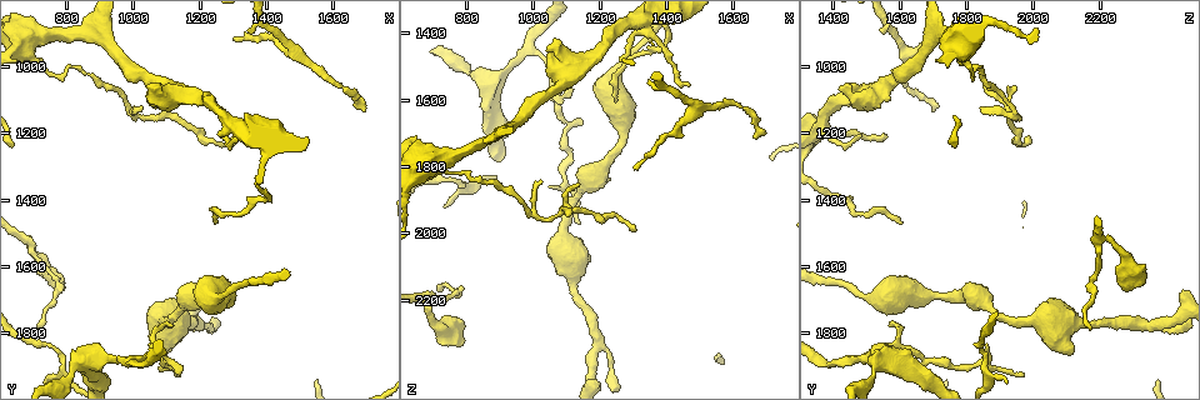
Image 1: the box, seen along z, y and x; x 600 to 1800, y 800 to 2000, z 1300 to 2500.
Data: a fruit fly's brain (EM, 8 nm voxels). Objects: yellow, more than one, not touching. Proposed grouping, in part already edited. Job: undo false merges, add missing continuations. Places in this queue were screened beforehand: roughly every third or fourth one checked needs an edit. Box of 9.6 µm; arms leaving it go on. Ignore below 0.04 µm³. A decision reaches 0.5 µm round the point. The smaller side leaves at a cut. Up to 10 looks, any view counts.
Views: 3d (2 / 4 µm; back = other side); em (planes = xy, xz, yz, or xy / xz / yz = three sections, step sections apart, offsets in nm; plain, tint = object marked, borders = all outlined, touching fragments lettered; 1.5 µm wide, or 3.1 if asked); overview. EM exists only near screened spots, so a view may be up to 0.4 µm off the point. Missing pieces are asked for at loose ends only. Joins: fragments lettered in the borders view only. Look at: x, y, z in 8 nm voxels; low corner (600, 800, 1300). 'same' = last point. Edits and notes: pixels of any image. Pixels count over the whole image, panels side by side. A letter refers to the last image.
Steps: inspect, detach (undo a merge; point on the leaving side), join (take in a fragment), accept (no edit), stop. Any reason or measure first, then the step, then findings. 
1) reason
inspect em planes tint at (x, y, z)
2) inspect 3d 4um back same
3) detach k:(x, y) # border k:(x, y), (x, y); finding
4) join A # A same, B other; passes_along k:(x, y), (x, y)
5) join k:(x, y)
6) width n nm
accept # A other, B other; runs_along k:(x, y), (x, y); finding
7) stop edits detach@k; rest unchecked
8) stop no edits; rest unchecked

thin end
inspect 3d 4um back at (1050, 1840, 1860)

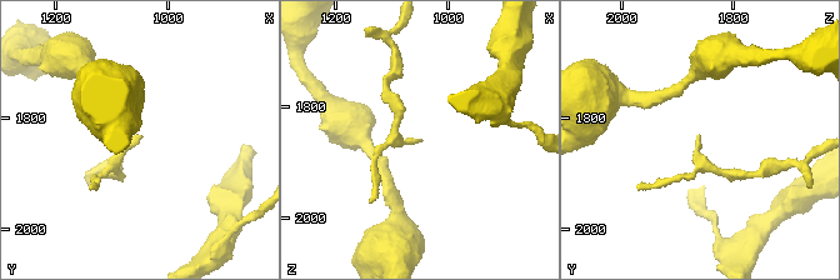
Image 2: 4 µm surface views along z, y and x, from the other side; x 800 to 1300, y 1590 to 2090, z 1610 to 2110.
need the tissue
inspect em planes tint at (1050, 1835, 1860)

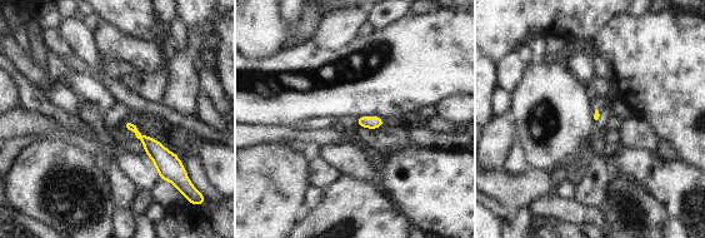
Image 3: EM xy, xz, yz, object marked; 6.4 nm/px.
what lies round it
inspect em planes borders same

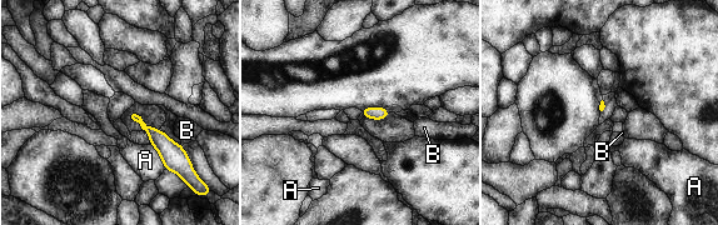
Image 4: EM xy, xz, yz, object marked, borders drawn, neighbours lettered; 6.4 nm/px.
accept # A other, B other; border 4:(150, 143), (165, 169); no lettered fragment goes on from it

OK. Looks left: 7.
tapers out
inspect em xy step 8 borders at (720, 1790, 2170)

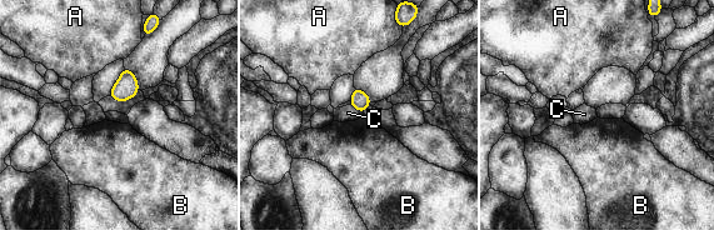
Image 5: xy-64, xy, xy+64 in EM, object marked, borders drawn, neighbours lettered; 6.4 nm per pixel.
inspect em xz step 8 borders same

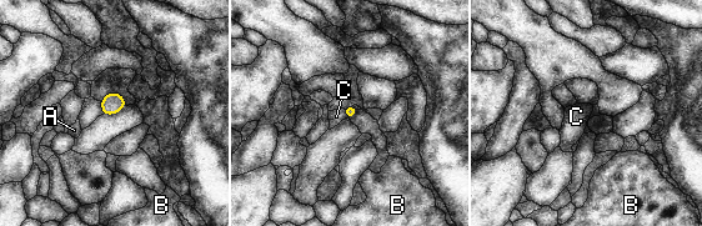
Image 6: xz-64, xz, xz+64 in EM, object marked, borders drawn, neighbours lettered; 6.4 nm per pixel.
longest_contact C 70 nm
accept # A other, B other, C other; border 6:(342, 109), (346, 117); none of them fits

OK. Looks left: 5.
branch stops here
inspect 3d 2um at (1300, 920, 1810)

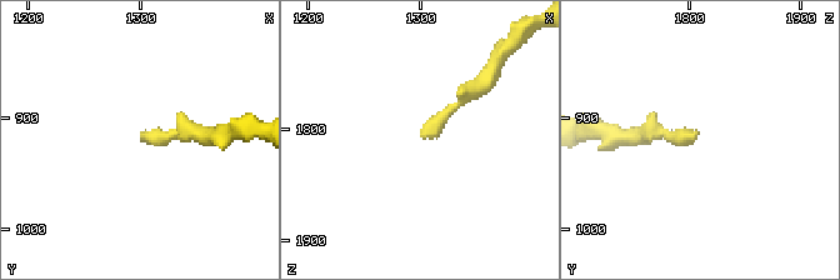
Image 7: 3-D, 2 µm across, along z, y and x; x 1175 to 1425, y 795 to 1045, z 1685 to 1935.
inspect em planes borders at (1300, 916, 1808)

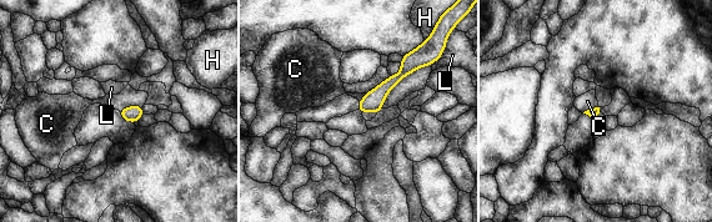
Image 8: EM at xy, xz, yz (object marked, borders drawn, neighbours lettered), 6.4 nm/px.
accept # C other, H other, L other; border 8:(141, 105), (123, 107), (119, 111); none of them fits

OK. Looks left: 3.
branch stops here
inspect 3d 2um back at (1470, 1200, 1570)

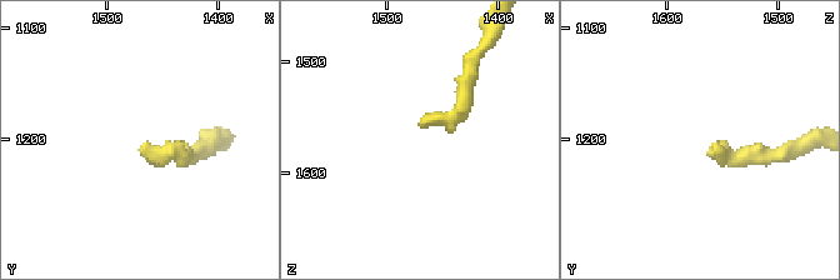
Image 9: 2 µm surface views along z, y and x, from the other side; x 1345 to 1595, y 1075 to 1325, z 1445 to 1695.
shape alone is not enough
inspect em xz step 4 borders at (1468, 1204, 1560)

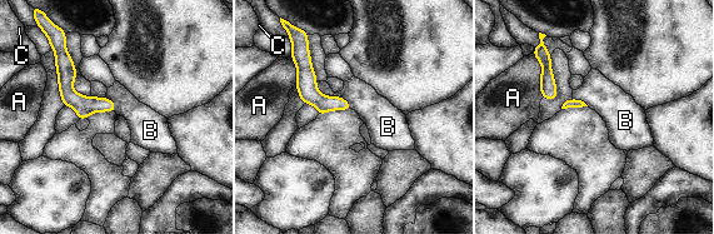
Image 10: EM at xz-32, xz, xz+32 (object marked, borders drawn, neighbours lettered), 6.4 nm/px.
accept # A other, B other, C other; runs_along 10:(59, 66), (81, 104), (111, 108); no lettered fragment goes on from it

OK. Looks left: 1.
stop no edits; rest unchecked

